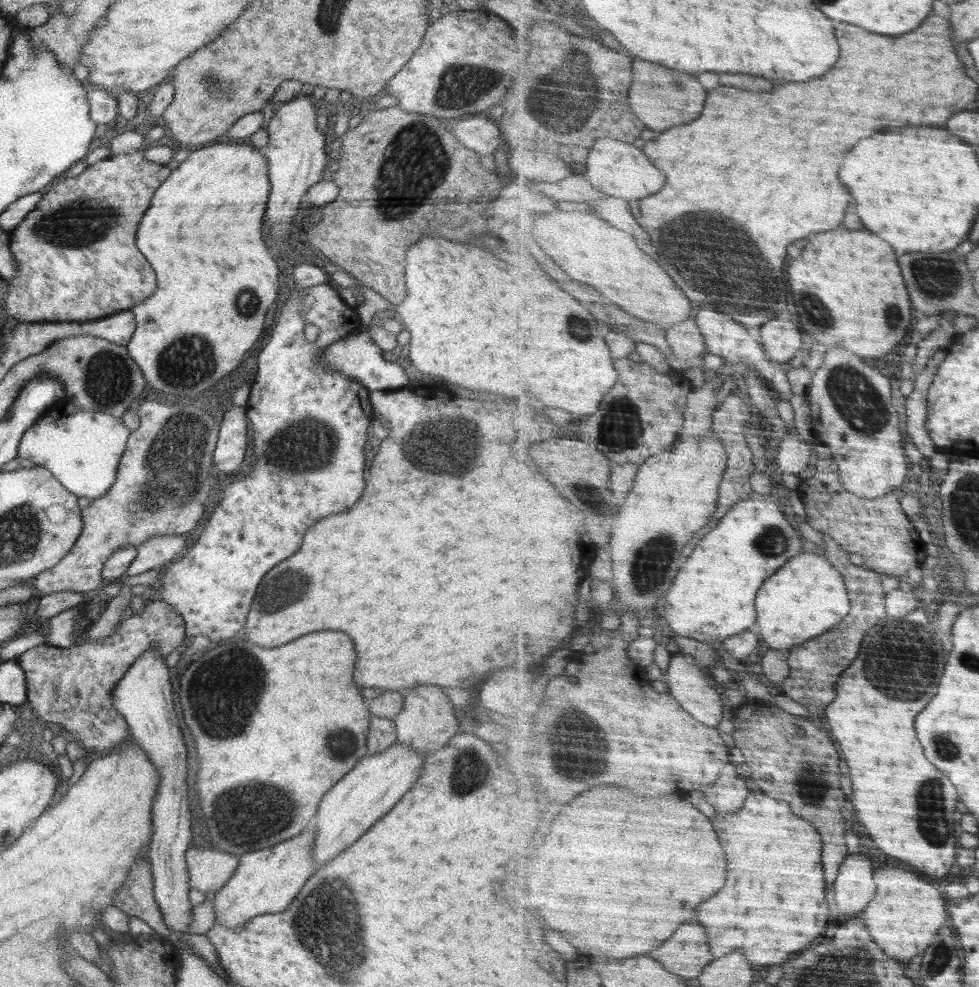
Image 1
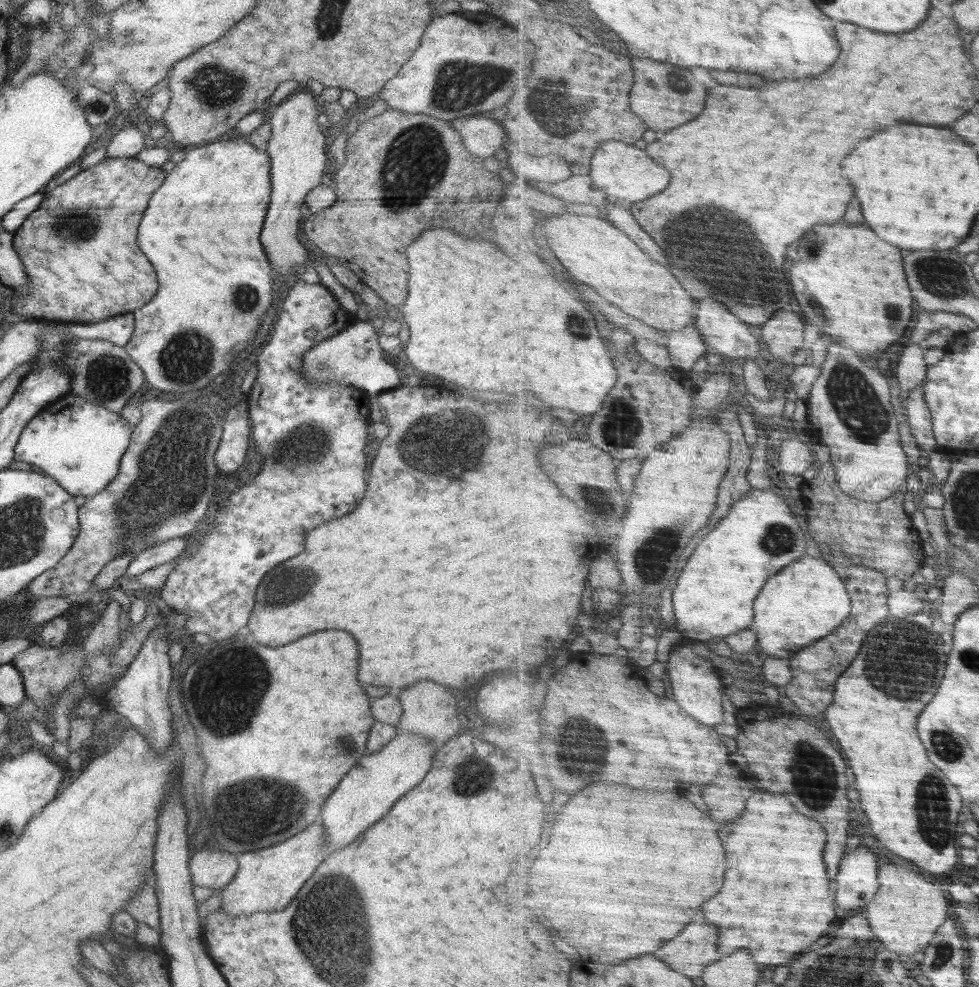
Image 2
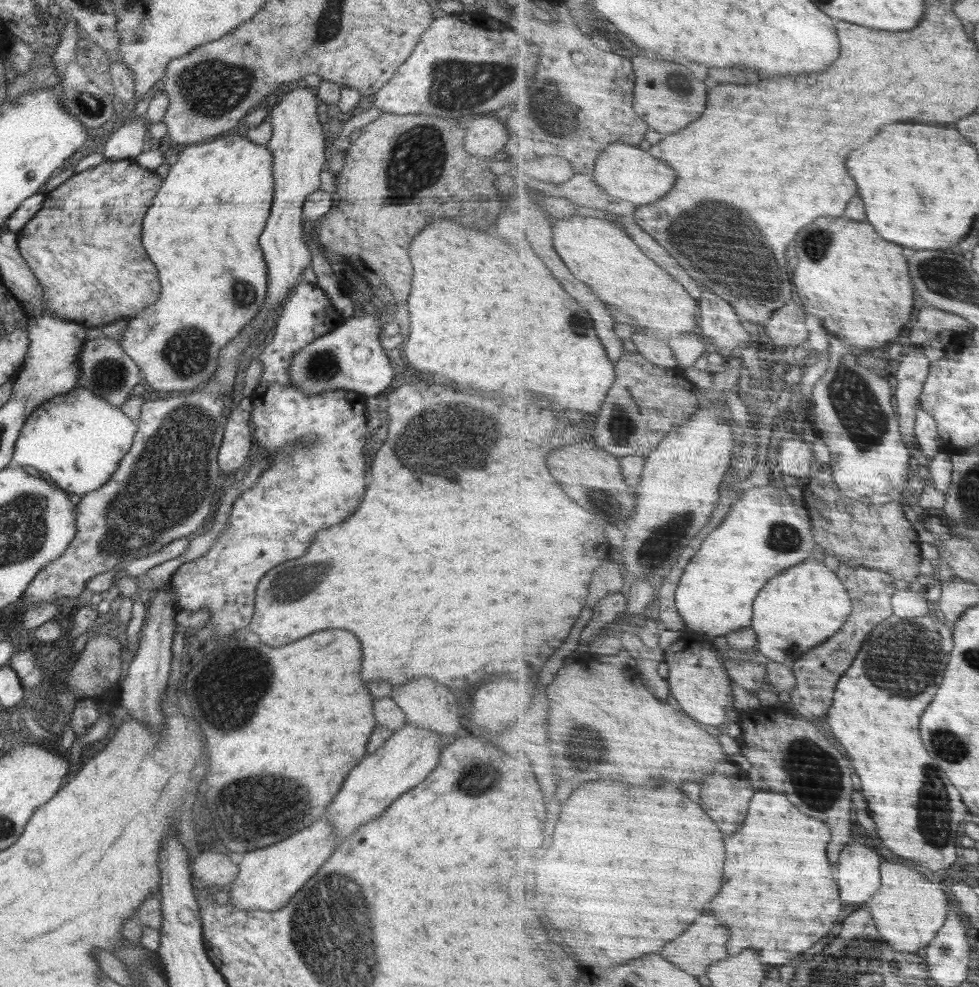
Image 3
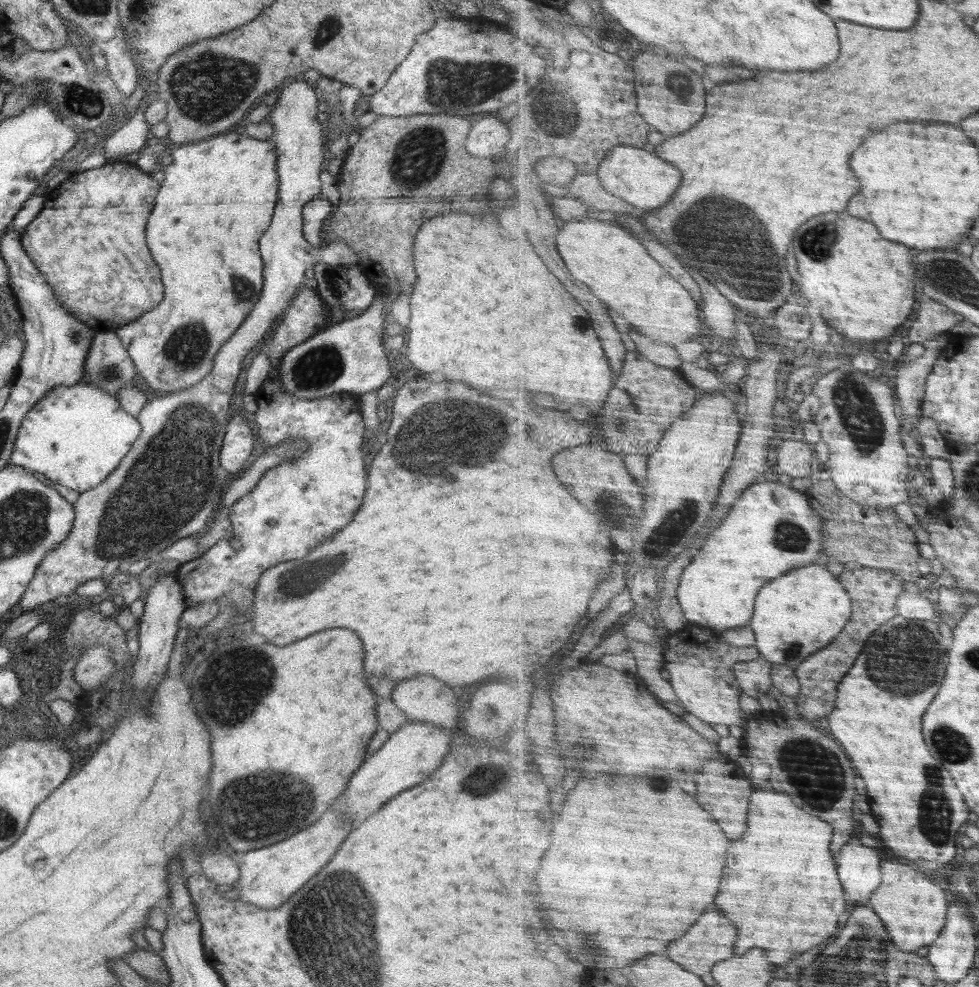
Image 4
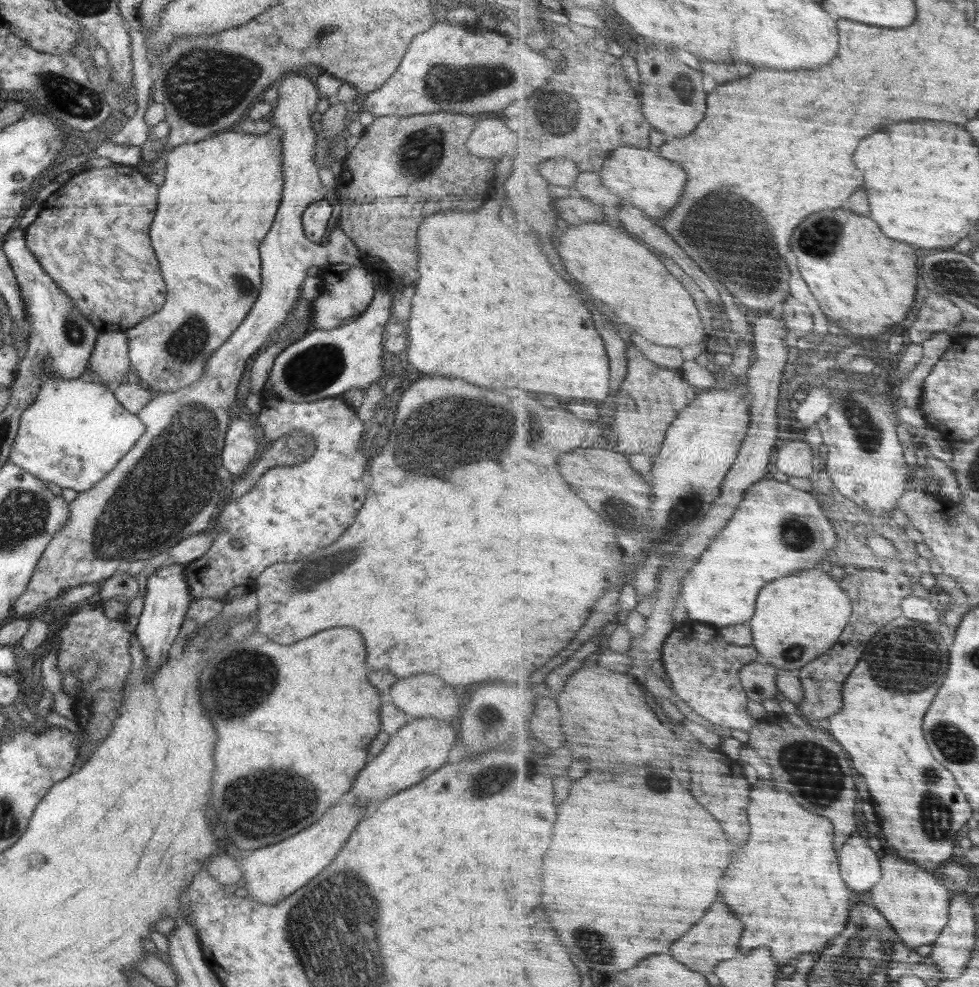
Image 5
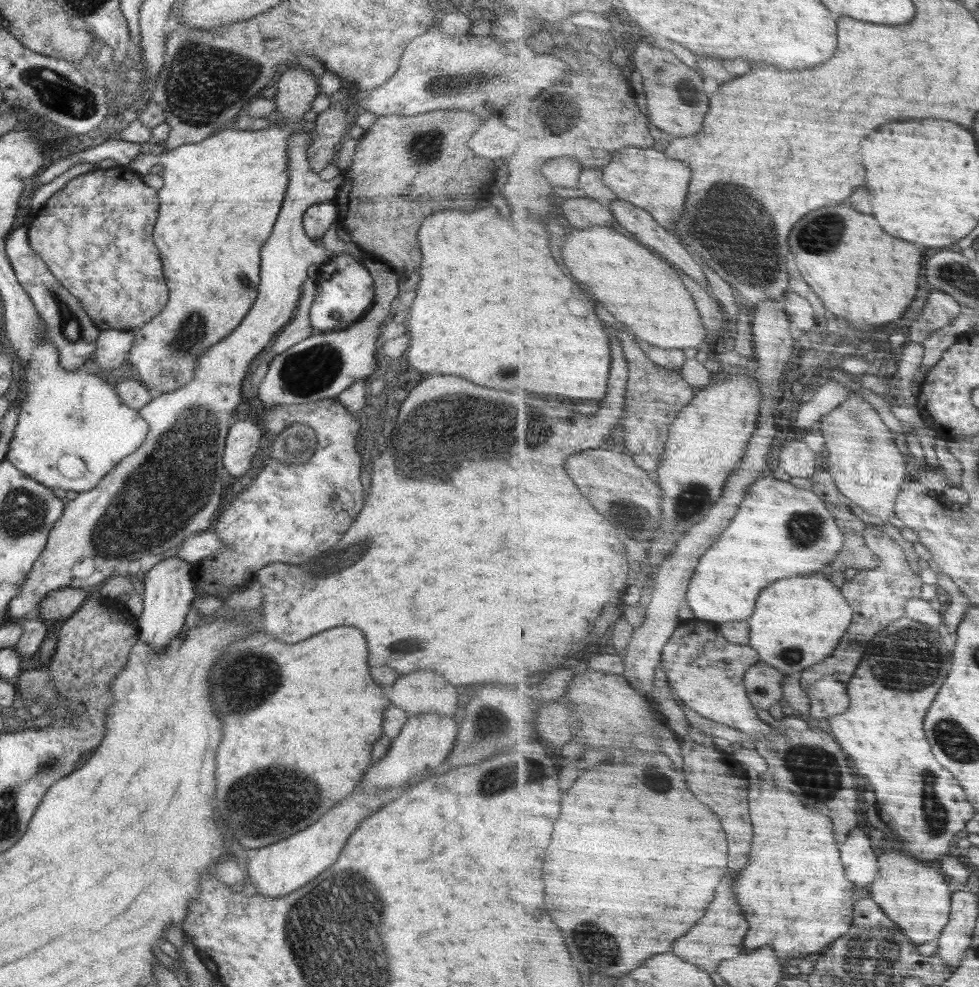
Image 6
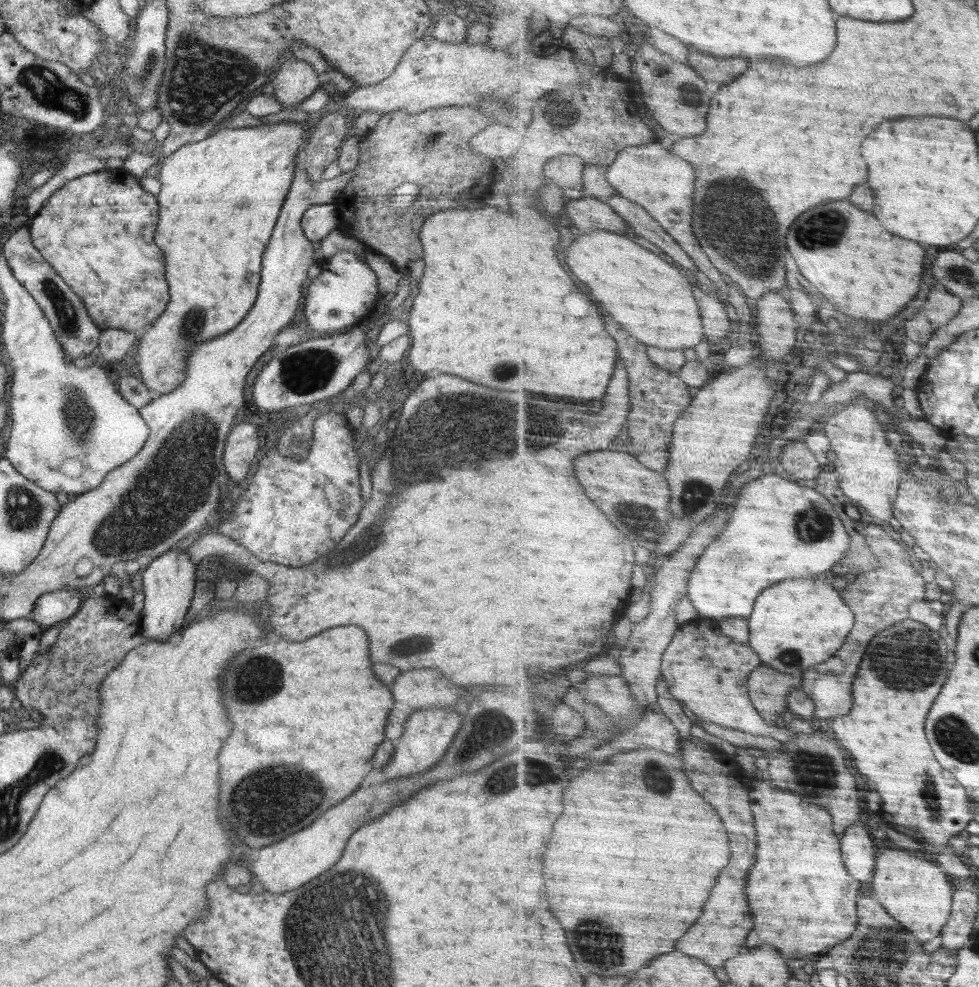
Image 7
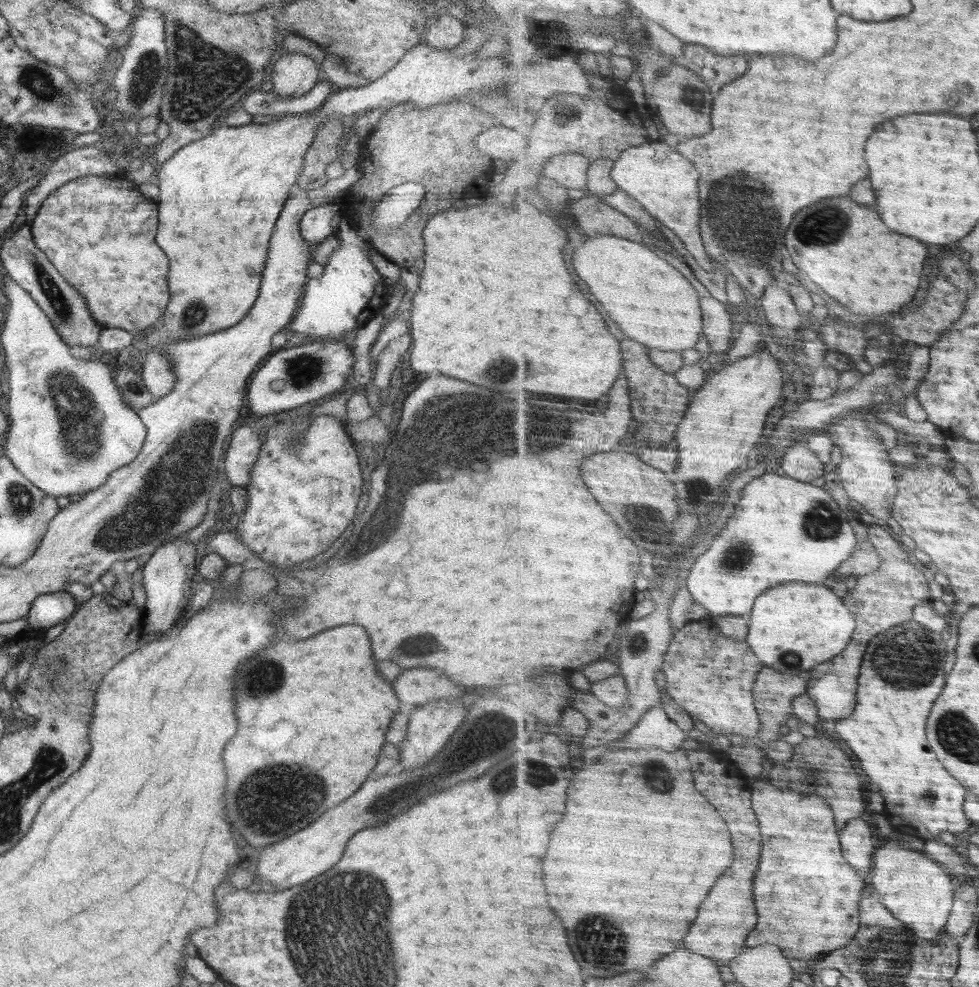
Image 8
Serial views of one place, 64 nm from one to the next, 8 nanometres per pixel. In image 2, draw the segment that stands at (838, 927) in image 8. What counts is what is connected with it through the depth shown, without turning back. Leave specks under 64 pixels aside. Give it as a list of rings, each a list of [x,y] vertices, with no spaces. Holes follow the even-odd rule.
[[[764,790],[757,792],[748,802],[746,816],[722,830],[722,840],[730,854],[730,870],[722,894],[712,898],[704,906],[704,912],[710,922],[724,930],[724,936],[728,932],[728,942],[724,940],[720,948],[724,956],[750,948],[758,962],[780,966],[794,962],[794,958],[806,952],[812,942],[826,936],[838,916],[836,902],[830,896],[832,880],[828,876],[828,864],[824,860],[828,832],[814,818],[800,814],[786,796]],[[734,930],[742,936],[730,936]]]

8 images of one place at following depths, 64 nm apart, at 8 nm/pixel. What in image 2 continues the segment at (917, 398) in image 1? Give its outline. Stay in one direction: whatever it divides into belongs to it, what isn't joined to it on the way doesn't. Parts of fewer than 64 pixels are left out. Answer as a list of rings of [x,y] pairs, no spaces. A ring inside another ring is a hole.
[[[927,380],[922,383],[922,386],[916,392],[913,392],[910,403],[908,403],[908,410],[914,436],[918,439],[921,449],[929,457],[937,452],[939,442],[935,433],[935,418],[928,408],[928,403],[926,403],[926,383]]]

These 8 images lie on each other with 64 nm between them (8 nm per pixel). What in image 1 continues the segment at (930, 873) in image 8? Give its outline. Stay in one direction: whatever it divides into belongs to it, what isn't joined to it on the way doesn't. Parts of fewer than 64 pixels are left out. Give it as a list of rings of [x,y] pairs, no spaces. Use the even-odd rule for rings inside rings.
[[[904,865],[898,868],[882,868],[876,872],[878,882],[878,896],[868,906],[862,918],[866,918],[870,932],[874,934],[876,942],[894,958],[901,961],[910,960],[918,954],[924,954],[938,936],[938,930],[948,920],[948,902],[942,896],[940,888],[930,880],[910,872]],[[898,914],[898,924],[896,924]],[[898,926],[898,930],[896,930]]]

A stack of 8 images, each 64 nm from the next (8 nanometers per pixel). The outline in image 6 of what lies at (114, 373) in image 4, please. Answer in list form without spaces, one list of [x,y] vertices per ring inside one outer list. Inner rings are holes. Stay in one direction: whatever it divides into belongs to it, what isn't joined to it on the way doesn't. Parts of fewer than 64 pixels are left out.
[[[106,330],[100,332],[97,347],[94,354],[94,361],[103,372],[113,371],[114,368],[121,368],[126,364],[126,357],[134,341],[133,331]]]

